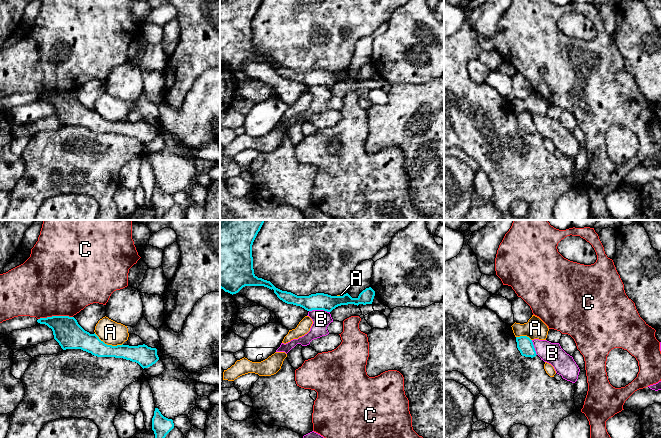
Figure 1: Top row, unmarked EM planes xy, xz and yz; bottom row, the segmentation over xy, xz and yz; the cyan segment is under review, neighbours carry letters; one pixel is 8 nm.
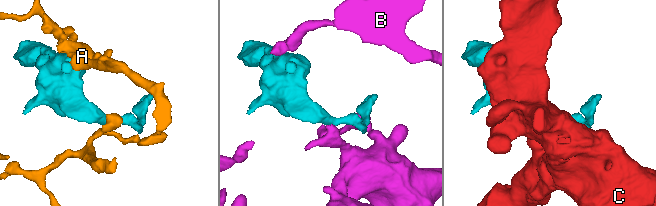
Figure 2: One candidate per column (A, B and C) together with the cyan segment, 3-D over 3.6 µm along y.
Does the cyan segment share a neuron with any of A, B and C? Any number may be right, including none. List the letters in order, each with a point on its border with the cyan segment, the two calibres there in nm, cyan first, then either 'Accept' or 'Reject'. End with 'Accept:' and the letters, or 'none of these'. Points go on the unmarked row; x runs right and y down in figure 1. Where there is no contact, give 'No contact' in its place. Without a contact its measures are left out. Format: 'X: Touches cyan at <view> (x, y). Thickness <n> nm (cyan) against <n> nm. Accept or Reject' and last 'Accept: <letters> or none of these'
A: Touches cyan at xy (108, 121). Thickness 170 nm (cyan) against 190 nm. Reject
B: Touches cyan at xz (319, 85). Thickness 140 nm (cyan) against 150 nm. Reject
C: Touches cyan at xy (55, 92). Thickness 220 nm (cyan) against 500 nm. Reject
Accept: none of these

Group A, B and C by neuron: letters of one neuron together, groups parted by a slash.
A / B / C

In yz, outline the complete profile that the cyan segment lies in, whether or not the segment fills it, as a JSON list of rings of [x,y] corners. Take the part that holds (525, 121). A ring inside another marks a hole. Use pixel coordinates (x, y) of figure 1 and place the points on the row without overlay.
[[[527,112],[516,113],[516,118],[517,124],[522,132],[533,134],[537,131],[533,118],[529,113]]]

